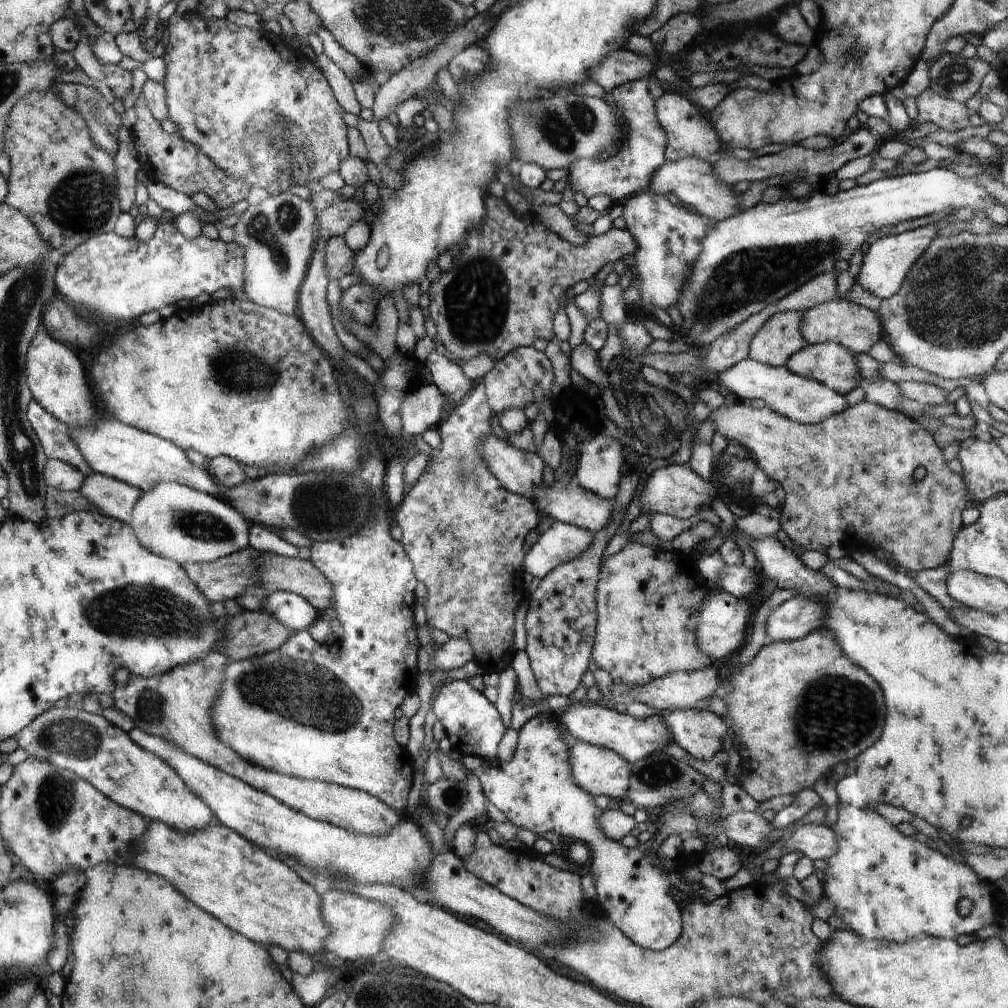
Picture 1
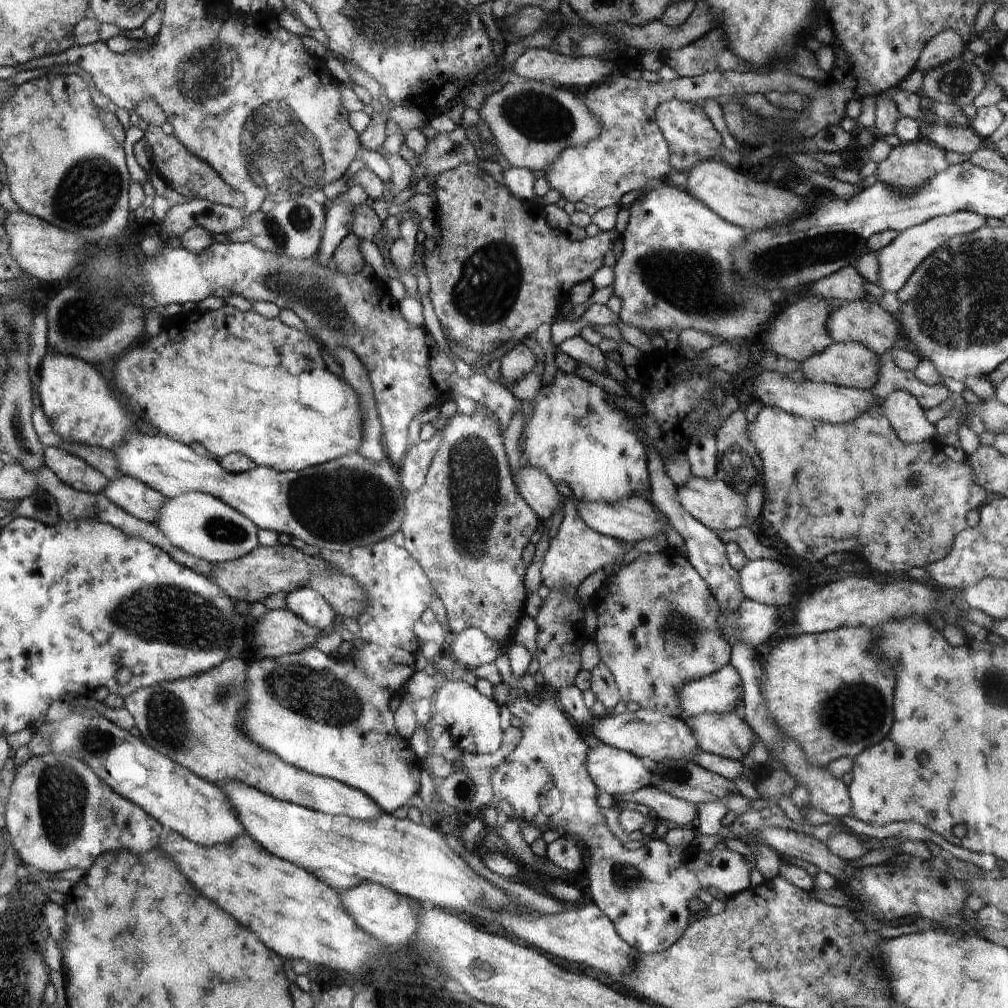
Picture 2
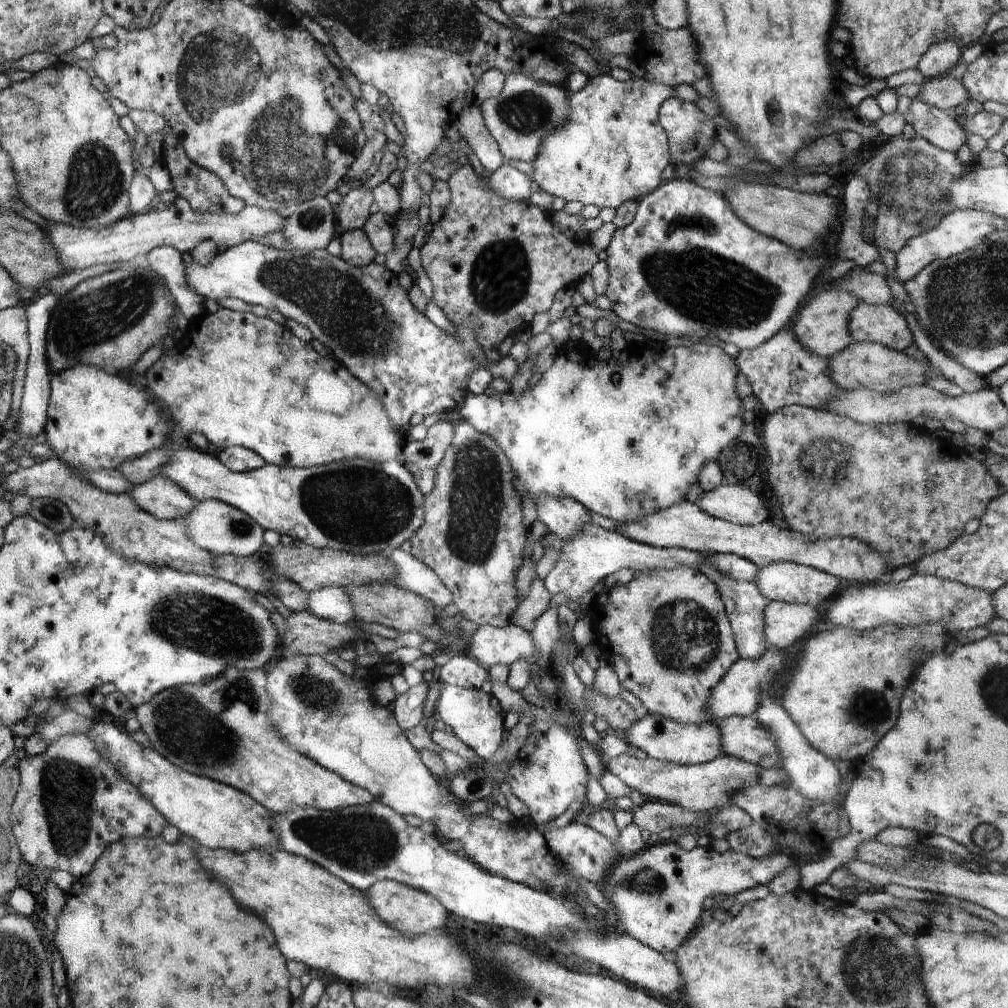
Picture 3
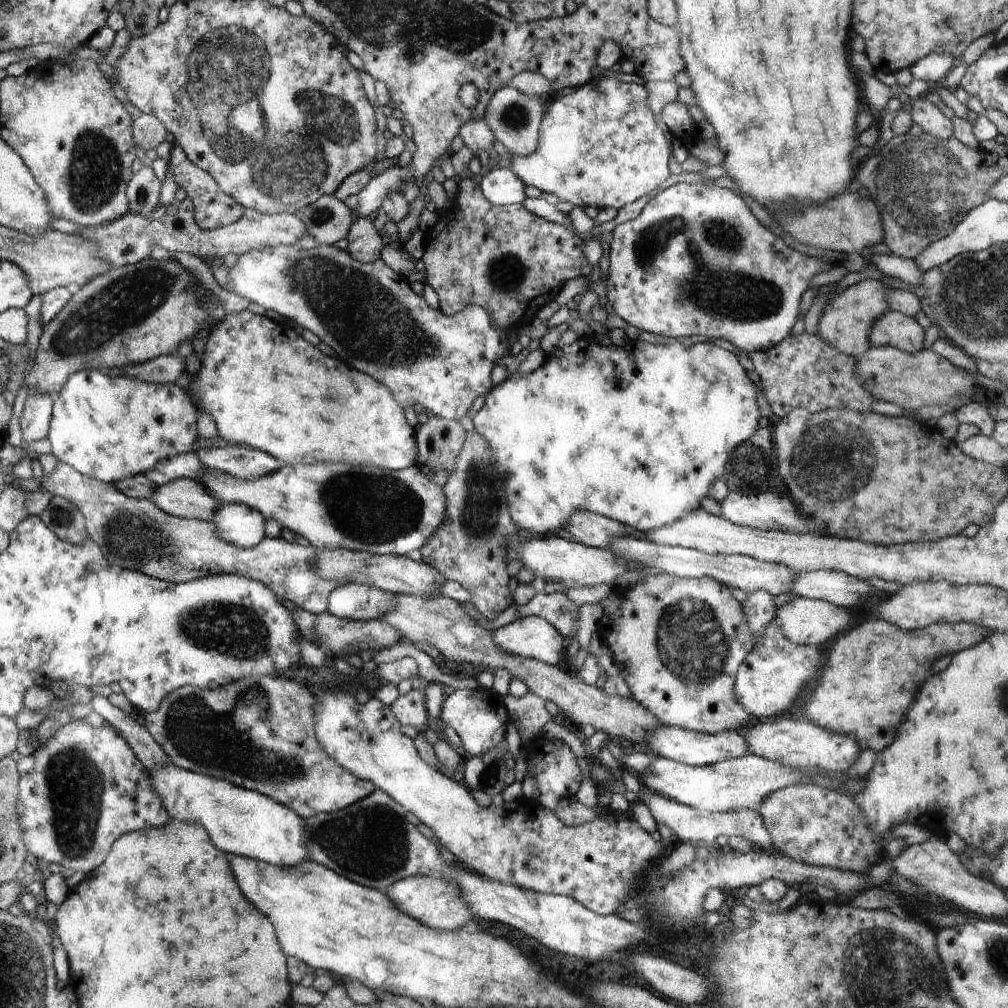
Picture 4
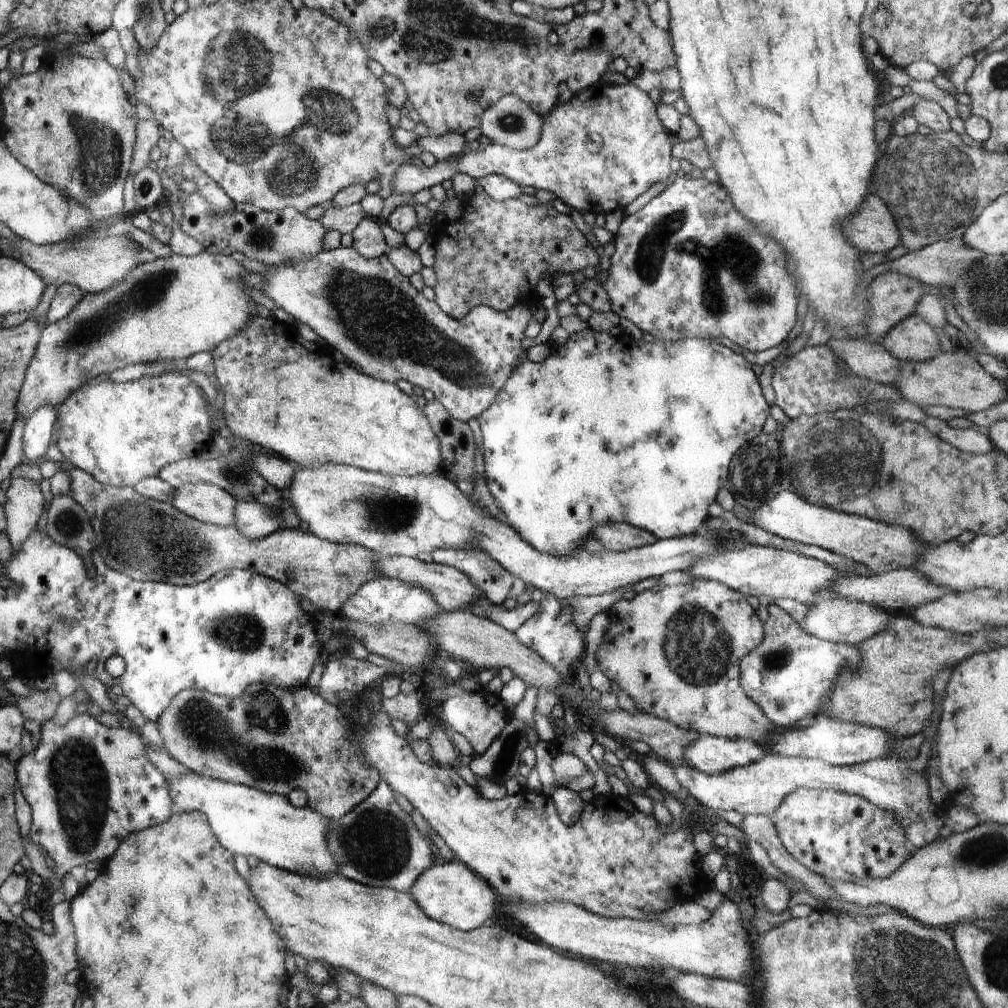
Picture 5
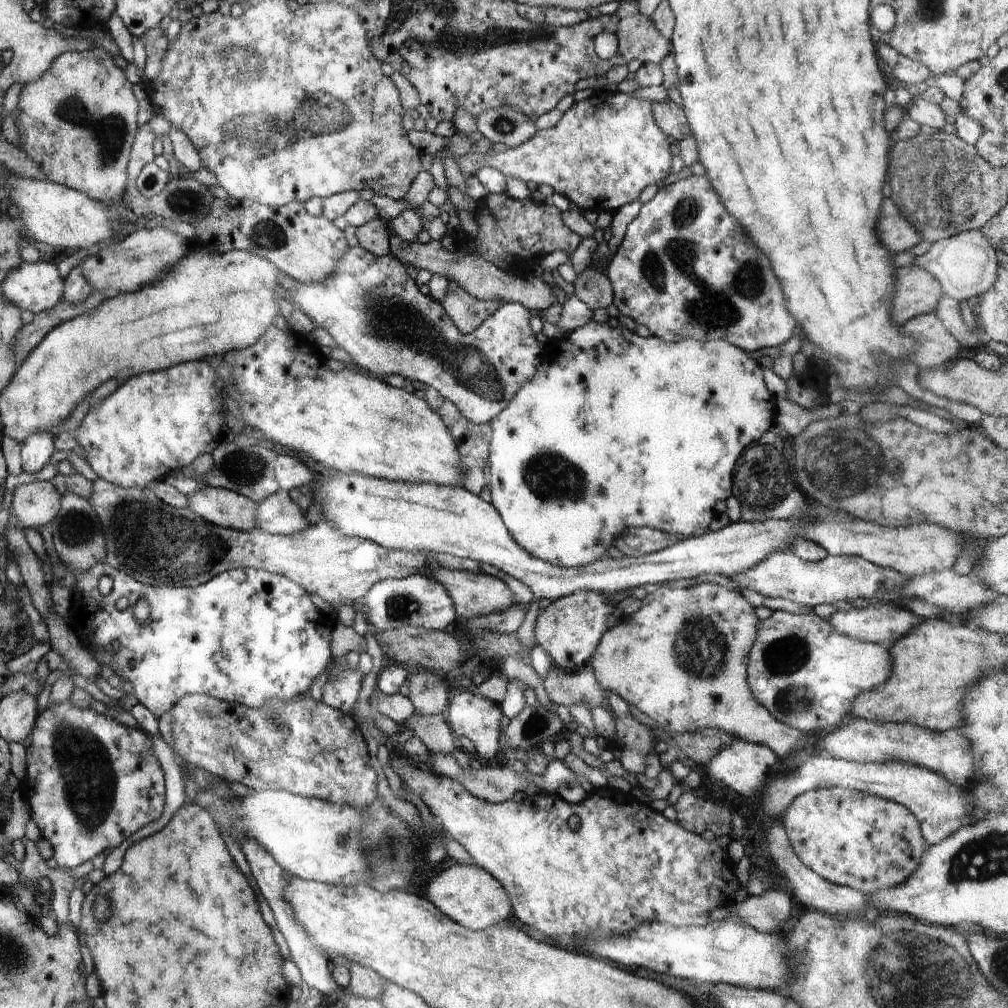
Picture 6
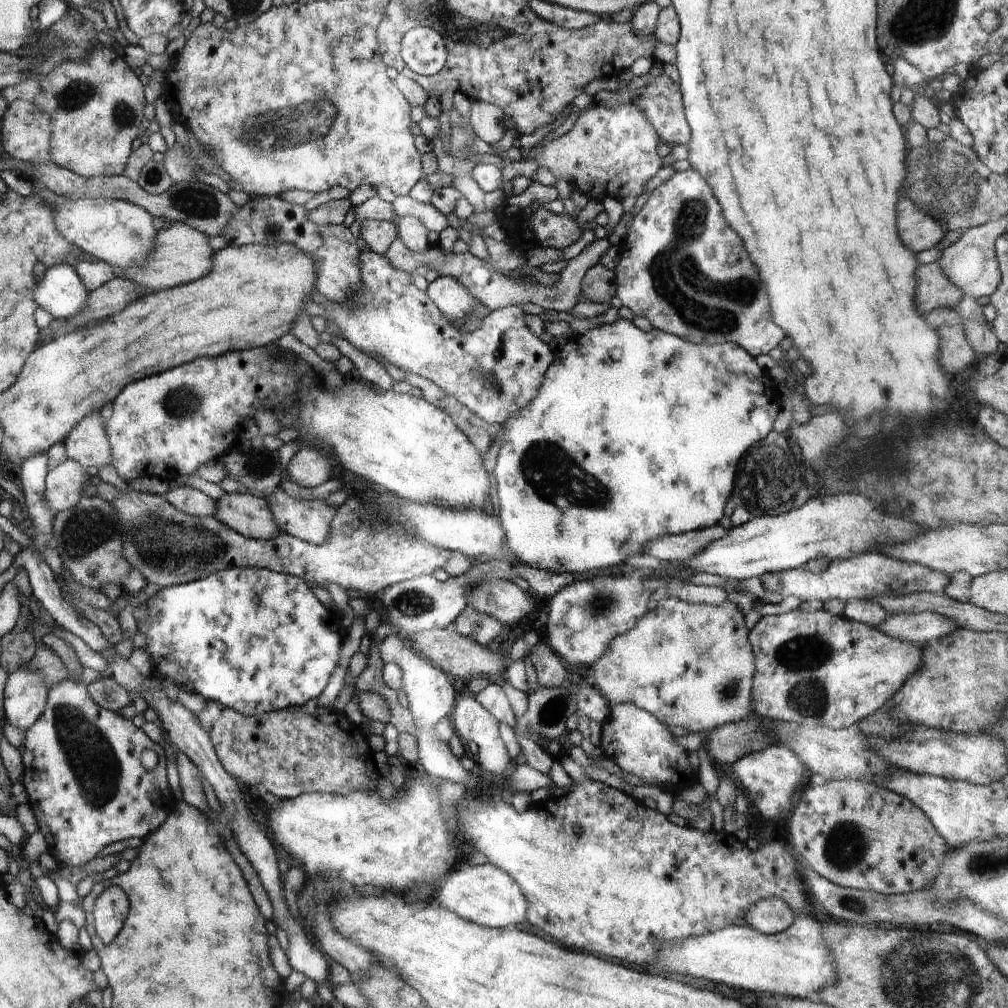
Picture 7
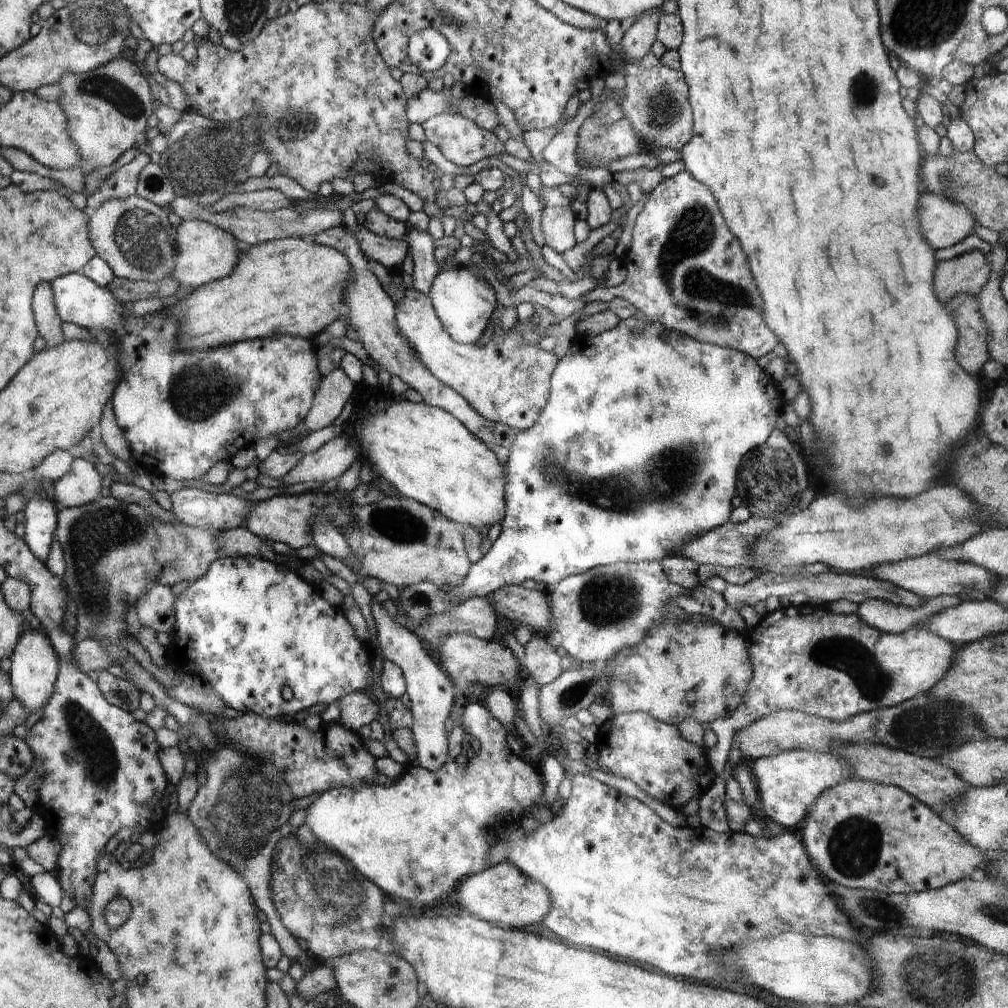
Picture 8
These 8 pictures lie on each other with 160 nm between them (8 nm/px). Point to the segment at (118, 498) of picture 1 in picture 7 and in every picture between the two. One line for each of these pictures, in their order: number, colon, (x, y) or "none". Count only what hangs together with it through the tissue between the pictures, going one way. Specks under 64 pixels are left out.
2: (141, 500)
3: (162, 497)
4: (187, 498)
5: (208, 503)
6: (223, 507)
7: (250, 515)

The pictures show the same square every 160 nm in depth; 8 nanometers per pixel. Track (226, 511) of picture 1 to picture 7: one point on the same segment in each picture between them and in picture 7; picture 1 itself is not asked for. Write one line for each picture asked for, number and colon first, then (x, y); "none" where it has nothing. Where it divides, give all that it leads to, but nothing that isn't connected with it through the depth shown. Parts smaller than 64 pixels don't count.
2: (204, 526)
3: (222, 529)
4: (241, 525)
5: (257, 520)
6: (278, 514)
7: (311, 521)

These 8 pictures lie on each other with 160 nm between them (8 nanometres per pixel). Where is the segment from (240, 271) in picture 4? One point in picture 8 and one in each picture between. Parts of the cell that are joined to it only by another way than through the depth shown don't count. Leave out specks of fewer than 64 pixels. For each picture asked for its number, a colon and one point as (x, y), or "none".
5: (366, 309)
6: (369, 305)
7: (495, 371)
8: (508, 381)

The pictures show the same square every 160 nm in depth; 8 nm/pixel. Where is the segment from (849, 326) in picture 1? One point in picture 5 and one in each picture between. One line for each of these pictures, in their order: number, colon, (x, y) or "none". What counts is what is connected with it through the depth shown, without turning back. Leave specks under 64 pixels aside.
2: (865, 322)
3: (869, 323)
4: (893, 328)
5: (913, 339)

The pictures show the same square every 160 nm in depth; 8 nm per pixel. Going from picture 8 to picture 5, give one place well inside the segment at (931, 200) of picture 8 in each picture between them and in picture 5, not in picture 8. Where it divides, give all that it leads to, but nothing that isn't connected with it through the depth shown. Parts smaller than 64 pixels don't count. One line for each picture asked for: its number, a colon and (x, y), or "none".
5: (873, 230)
6: (895, 231)
7: (919, 231)

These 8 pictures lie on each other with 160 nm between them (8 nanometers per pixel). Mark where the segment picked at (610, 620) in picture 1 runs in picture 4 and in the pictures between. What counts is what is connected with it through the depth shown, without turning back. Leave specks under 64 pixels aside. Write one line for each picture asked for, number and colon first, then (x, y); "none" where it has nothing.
2: (659, 629)
3: (671, 641)
4: (679, 651)

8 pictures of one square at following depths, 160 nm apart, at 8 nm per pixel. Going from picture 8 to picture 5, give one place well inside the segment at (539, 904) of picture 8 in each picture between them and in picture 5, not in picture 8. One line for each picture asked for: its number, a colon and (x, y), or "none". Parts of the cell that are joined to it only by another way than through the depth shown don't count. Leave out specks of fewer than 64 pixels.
5: (450, 892)
6: (473, 897)
7: (484, 894)

